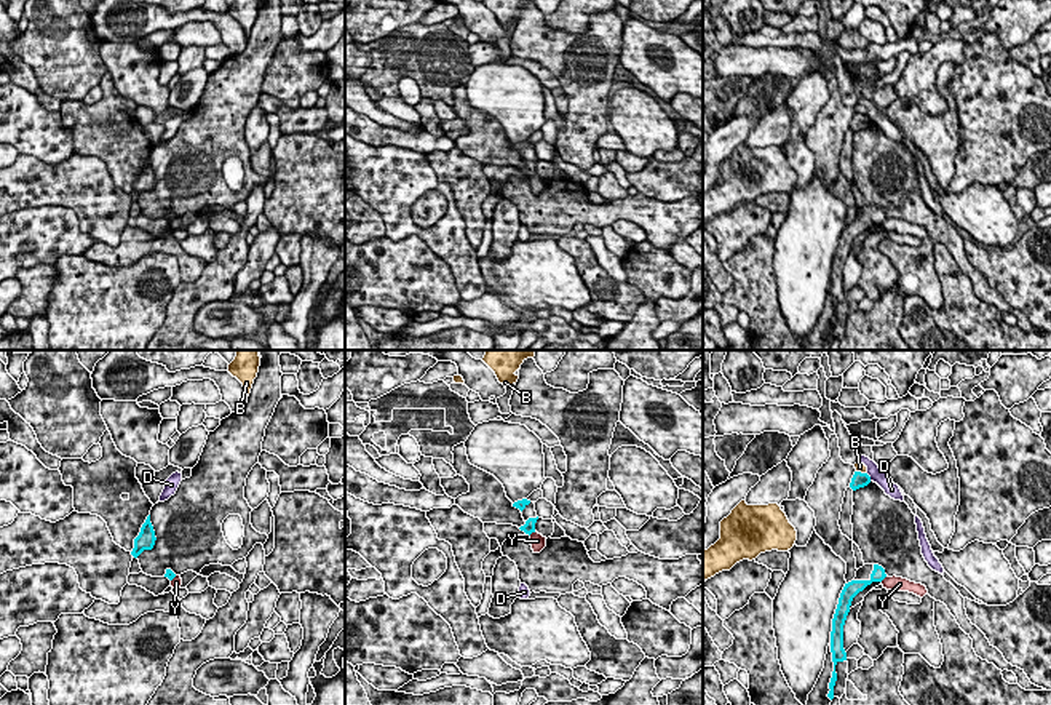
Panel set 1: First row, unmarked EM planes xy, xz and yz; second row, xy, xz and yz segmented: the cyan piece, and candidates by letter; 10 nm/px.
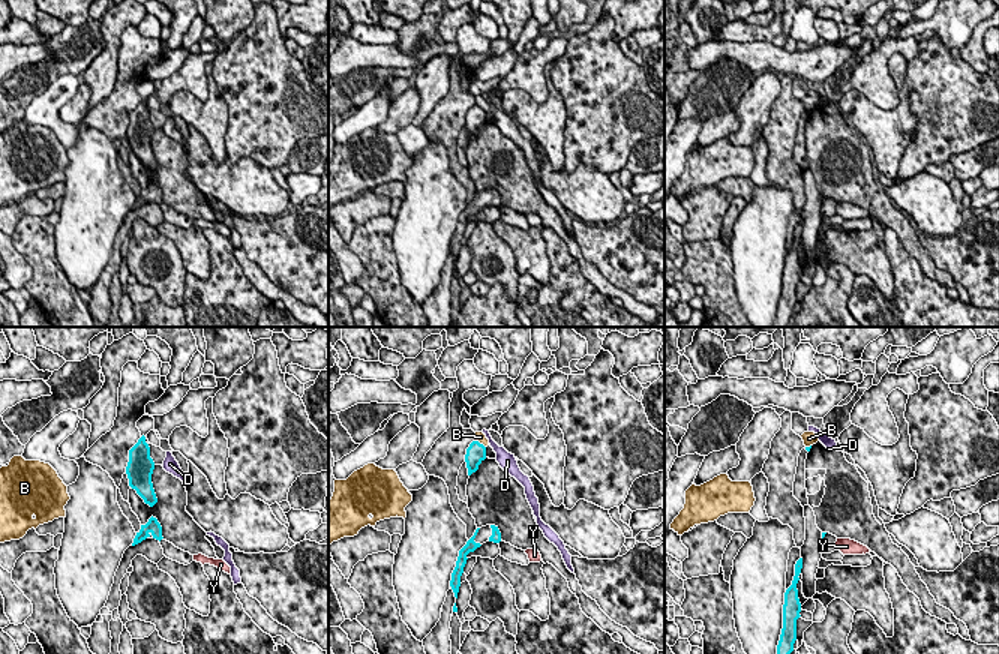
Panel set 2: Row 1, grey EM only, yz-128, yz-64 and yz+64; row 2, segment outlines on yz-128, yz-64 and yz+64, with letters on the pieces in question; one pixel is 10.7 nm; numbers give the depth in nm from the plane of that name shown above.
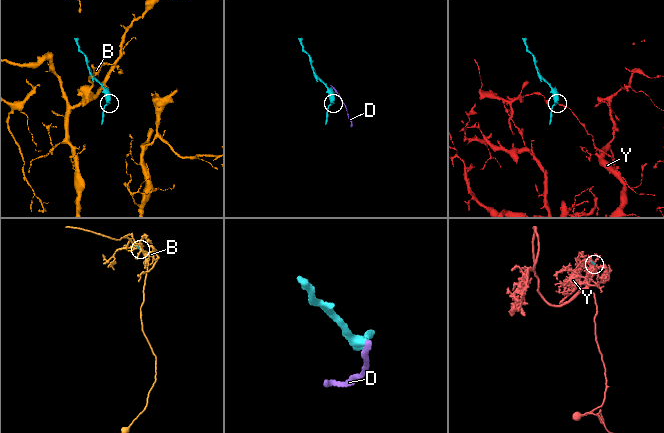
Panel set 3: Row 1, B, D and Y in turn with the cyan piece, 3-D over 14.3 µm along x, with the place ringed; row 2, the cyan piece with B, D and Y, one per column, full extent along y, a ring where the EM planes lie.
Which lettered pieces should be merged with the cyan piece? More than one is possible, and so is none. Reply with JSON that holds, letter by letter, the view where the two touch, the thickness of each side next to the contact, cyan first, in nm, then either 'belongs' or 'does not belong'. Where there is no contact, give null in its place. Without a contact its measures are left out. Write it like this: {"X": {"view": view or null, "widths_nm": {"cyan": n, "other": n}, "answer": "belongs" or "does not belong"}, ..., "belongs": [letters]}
{"B": {"view": "yz", "widths_nm": {"cyan": 160, "other": 100}, "answer": "does not belong"}, "D": {"view": "yz", "widths_nm": {"cyan": 160, "other": 140}, "answer": "does not belong"}, "Y": {"view": "xz", "widths_nm": {"cyan": 120, "other": 160}, "answer": "does not belong"}, "belongs": []}

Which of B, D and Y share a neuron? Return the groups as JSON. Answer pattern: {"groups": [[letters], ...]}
{"groups": [["B"], ["D"], ["Y"]]}

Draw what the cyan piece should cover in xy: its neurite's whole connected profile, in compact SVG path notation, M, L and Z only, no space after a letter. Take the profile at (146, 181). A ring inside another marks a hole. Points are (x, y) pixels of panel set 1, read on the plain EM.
M149 157L145 165L141 169L139 177L134 181L134 190L131 197L137 200L144 192L152 192L155 187L155 182L157 179L155 179L153 168L150 165L150 157Z

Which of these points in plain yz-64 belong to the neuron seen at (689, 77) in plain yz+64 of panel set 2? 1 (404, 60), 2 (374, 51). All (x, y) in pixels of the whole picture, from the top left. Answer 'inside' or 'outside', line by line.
1: outside
2: outside

